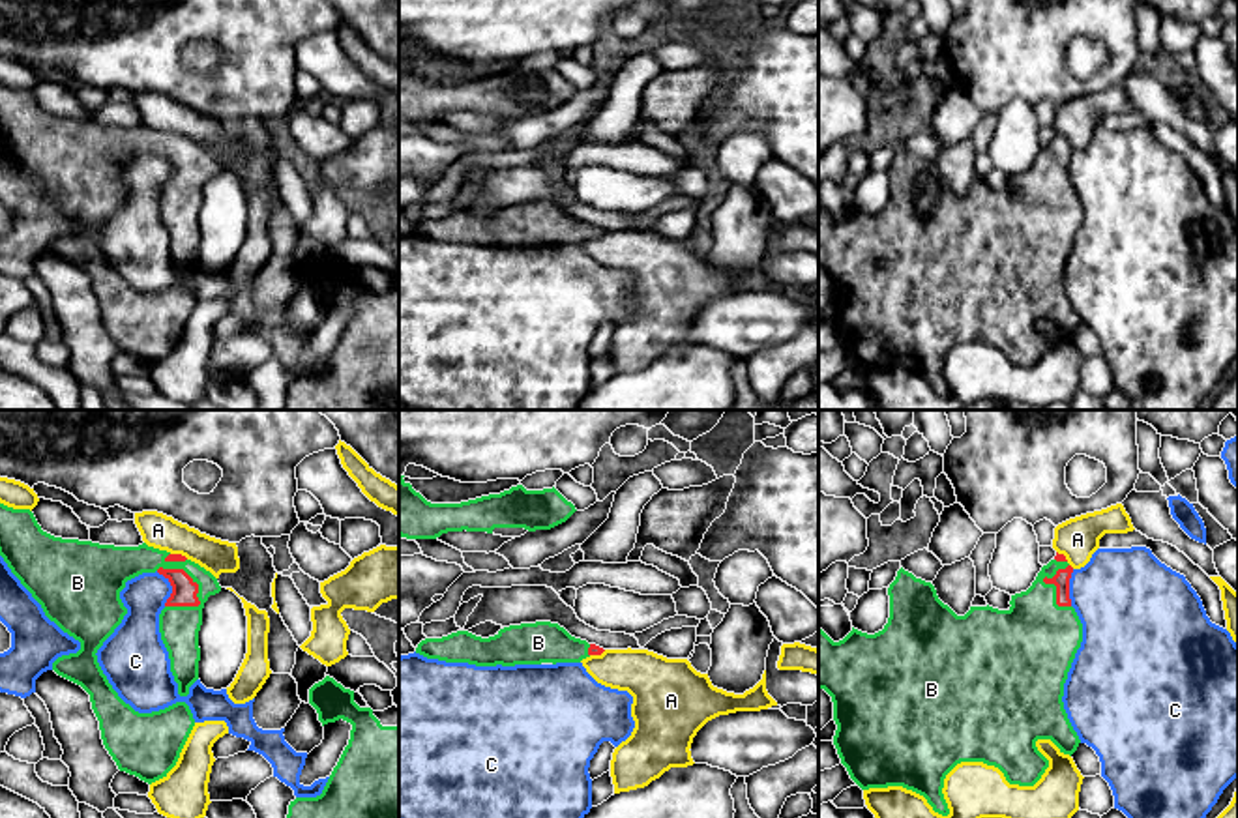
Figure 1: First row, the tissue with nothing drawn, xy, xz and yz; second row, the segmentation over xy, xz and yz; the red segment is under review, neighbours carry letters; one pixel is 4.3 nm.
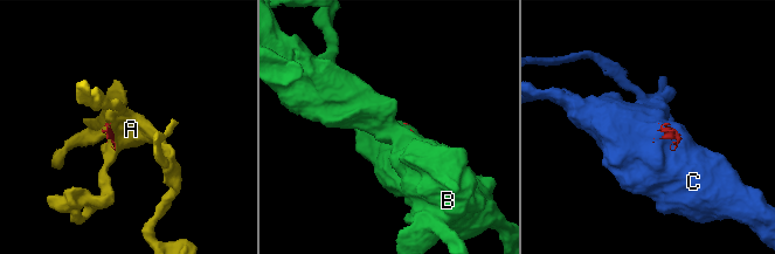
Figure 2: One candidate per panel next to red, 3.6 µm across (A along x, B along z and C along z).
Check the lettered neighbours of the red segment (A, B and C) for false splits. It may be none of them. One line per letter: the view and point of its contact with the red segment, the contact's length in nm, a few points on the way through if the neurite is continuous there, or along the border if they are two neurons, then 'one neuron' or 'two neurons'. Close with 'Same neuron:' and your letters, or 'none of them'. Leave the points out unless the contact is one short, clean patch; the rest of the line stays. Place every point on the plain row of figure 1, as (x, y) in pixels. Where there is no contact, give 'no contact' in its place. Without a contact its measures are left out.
A: xy (180, 135) | 80 nm | along xy (171, 133), (180, 133), (188, 139) | two neurons
B: xy (186, 154) | 240 nm | one neuron
C: xy (173, 169) | 160 nm | along xy (156, 152), (171, 167), (165, 186) | two neurons
Same neuron: B

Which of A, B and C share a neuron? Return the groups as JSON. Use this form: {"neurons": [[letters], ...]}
{"neurons": [["A"], ["B"], ["C"]]}

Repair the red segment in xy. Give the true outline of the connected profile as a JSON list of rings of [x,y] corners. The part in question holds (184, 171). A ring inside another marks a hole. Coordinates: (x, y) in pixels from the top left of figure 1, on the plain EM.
[[[4,84],[0,137],[45,197],[81,223],[81,230],[58,238],[52,251],[90,275],[103,326],[118,350],[148,365],[167,358],[195,307],[189,286],[176,283],[152,294],[135,292],[112,270],[96,234],[127,195],[120,180],[125,163],[157,152],[172,167],[159,213],[178,275],[187,277],[199,260],[202,189],[221,172],[217,159],[185,137],[146,124],[114,127],[54,118],[30,90]]]

